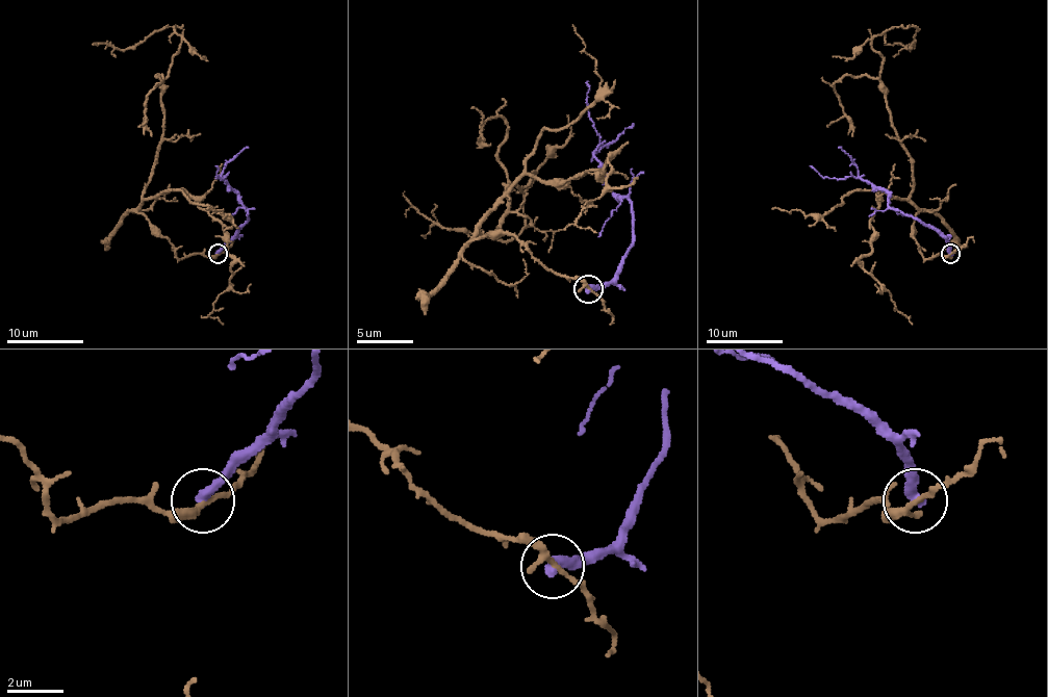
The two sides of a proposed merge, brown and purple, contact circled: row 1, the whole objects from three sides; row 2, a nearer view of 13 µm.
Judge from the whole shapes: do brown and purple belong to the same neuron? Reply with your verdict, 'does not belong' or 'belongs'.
does not belong

